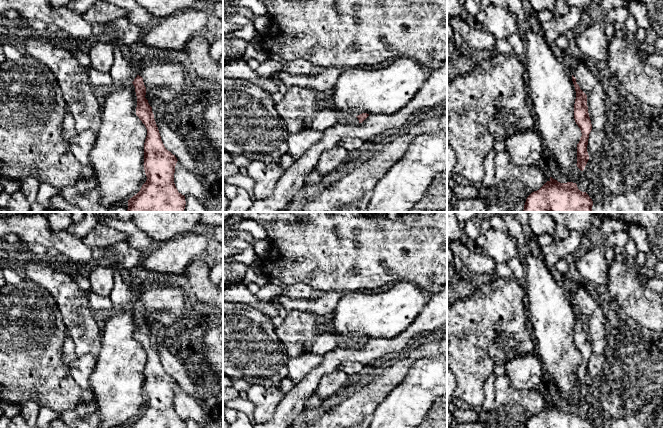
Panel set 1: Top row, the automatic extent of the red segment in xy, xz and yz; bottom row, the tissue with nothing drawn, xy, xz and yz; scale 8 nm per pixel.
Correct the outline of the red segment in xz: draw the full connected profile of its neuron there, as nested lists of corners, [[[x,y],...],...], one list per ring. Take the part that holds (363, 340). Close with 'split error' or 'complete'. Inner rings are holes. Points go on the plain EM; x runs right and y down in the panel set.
[[[362,337],[356,341],[345,340],[345,339],[339,338],[339,340],[337,342],[337,346],[340,348],[358,349],[358,348],[362,347],[368,340],[369,340],[369,338],[367,338],[367,337]]] | split error

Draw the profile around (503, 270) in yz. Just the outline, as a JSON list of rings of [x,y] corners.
[[[499,263],[496,264],[493,270],[498,276],[504,279],[511,279],[513,278],[513,273],[507,263]]]

